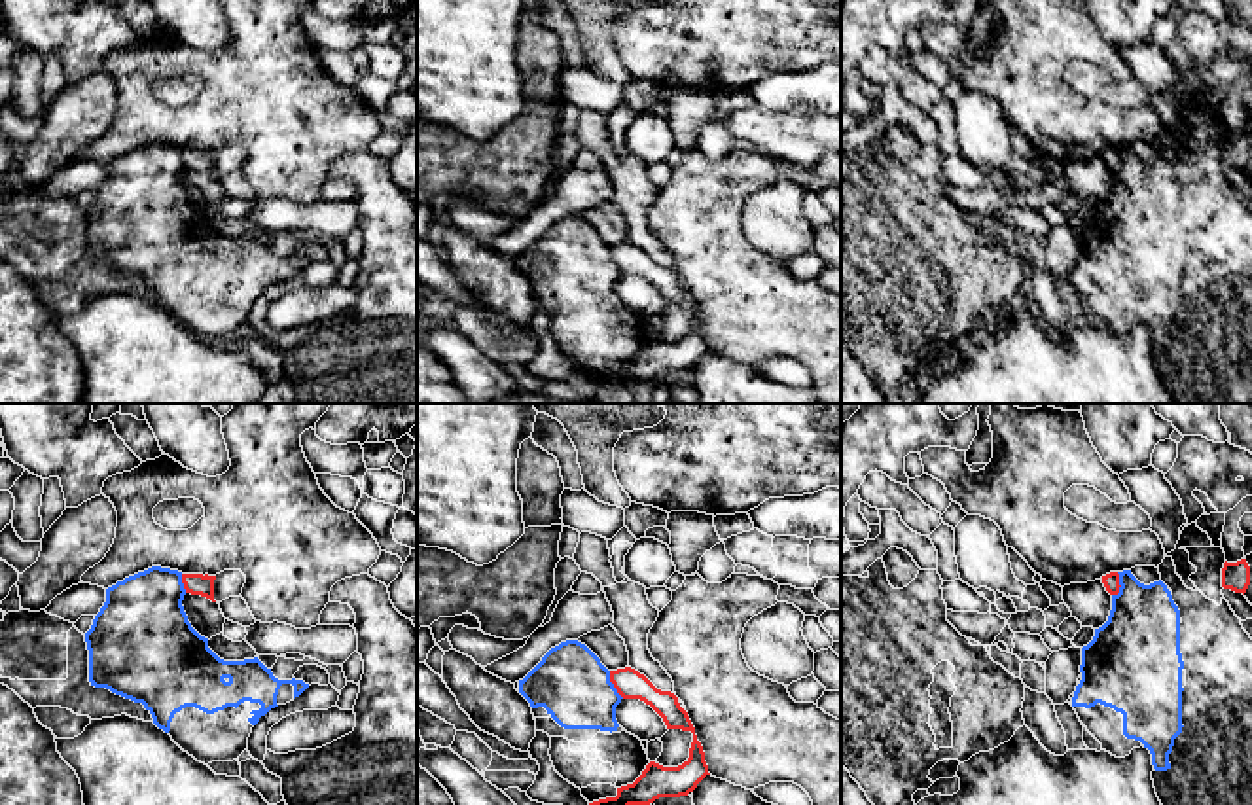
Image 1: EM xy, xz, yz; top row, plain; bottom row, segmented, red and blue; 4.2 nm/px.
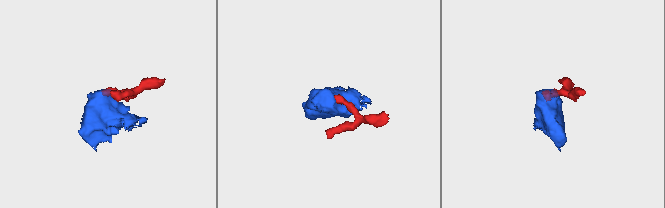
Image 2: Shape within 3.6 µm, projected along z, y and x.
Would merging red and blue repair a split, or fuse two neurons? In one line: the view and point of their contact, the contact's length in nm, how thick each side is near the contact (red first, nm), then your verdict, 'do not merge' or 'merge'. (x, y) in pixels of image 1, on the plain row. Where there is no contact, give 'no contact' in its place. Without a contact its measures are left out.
contact xz (612, 258); length 140 nm; calibres 120 and 320 nm; do not merge

